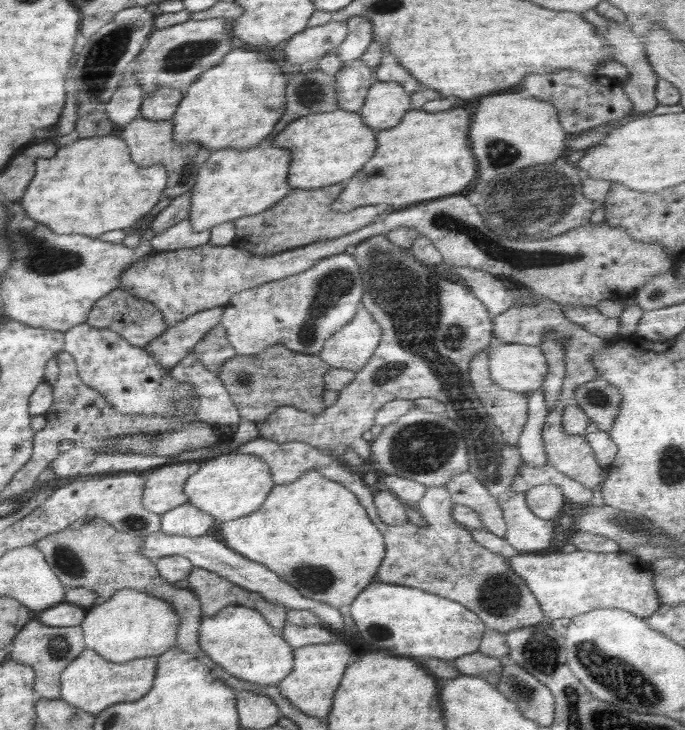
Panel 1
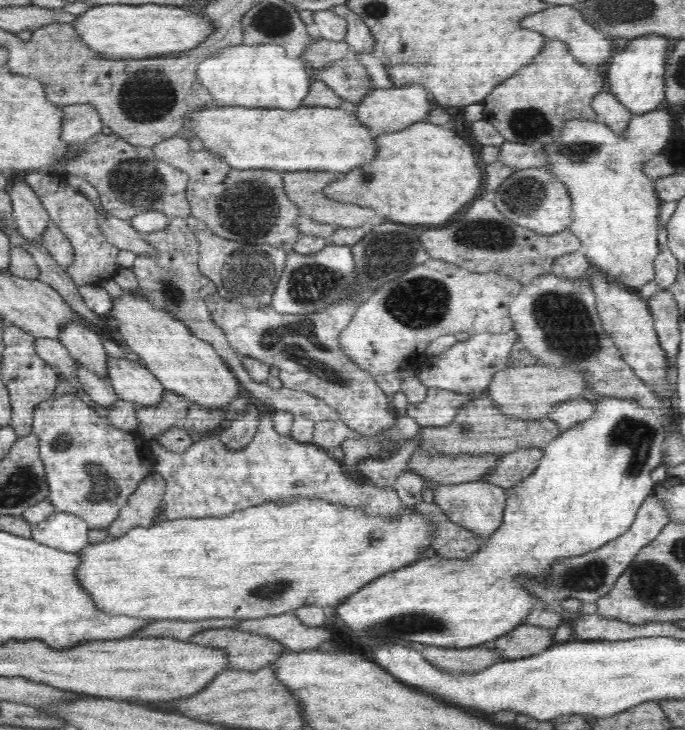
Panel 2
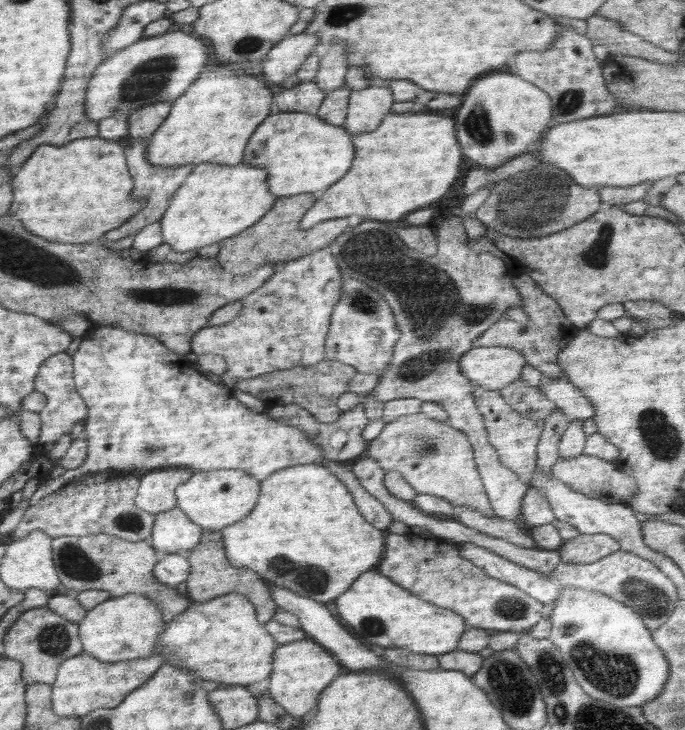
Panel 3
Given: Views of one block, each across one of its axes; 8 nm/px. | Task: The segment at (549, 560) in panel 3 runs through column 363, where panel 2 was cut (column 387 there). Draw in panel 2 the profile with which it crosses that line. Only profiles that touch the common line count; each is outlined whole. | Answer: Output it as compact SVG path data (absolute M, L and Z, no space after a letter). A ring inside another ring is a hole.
M408 439L394 454L360 459L356 470L378 487L393 488L393 482L406 469L411 454L416 451L416 446L418 446L418 439Z

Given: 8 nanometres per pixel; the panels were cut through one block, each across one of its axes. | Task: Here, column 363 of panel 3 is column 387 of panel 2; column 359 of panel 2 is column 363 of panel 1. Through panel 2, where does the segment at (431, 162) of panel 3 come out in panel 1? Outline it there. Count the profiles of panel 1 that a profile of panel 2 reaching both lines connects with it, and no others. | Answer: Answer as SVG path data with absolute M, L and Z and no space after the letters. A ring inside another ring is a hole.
M413 107L395 128L378 132L376 153L346 181L331 211L346 213L370 204L390 204L398 210L428 198L458 194L478 174L478 162L468 144L472 120L472 111L462 108L432 113Z

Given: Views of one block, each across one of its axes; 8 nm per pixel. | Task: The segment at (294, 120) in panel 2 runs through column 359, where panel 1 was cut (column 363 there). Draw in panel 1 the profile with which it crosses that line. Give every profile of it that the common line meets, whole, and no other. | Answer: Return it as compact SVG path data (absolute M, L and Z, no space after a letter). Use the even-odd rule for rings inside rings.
M334 110L302 116L288 124L272 142L265 143L292 151L288 185L292 189L317 189L346 182L376 153L377 132L368 127L358 111Z

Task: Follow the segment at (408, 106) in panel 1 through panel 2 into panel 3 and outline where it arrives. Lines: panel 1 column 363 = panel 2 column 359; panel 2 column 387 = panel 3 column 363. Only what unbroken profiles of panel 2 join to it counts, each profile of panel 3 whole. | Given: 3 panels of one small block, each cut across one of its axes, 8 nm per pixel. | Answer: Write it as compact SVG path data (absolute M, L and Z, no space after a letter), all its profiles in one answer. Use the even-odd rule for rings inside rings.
M370 86L365 90L353 91L348 115L342 125L351 137L376 130L382 120L394 111L395 104L390 88Z

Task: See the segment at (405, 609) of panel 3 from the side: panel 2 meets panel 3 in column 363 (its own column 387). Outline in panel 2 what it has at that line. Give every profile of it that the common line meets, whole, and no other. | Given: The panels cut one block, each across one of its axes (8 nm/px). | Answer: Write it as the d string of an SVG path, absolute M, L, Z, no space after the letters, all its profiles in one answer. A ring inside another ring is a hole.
M602 396L596 400L596 414L592 414L588 420L563 430L560 436L556 436L550 444L543 449L544 454L540 458L540 462L536 470L516 484L505 489L507 494L506 504L503 512L502 522L499 527L481 544L476 554L472 557L466 557L466 560L449 560L449 558L442 556L434 556L431 558L423 557L415 564L406 566L398 571L382 575L380 579L374 580L366 588L362 588L348 596L340 606L336 606L331 612L337 613L340 617L340 622L344 622L345 626L352 630L352 636L362 642L362 644L370 644L372 640L382 640L385 644L401 644L402 642L420 642L422 644L429 644L430 646L441 646L442 648L470 648L474 646L482 646L490 643L506 633L513 632L518 626L524 623L526 617L530 614L530 610L537 607L544 607L545 604L538 599L531 592L527 592L523 588L523 584L519 582L523 576L528 576L528 579L538 579L538 581L546 581L547 576L551 576L551 571L559 561L564 561L565 558L574 558L589 554L590 552L598 551L604 544L612 542L621 534L624 534L632 526L634 518L638 509L646 498L653 494L653 486L655 482L650 479L650 472L657 466L664 464L663 456L665 450L665 438L667 436L666 426L662 424L659 413L652 408L644 408L638 404L634 399L618 399L610 396Z

